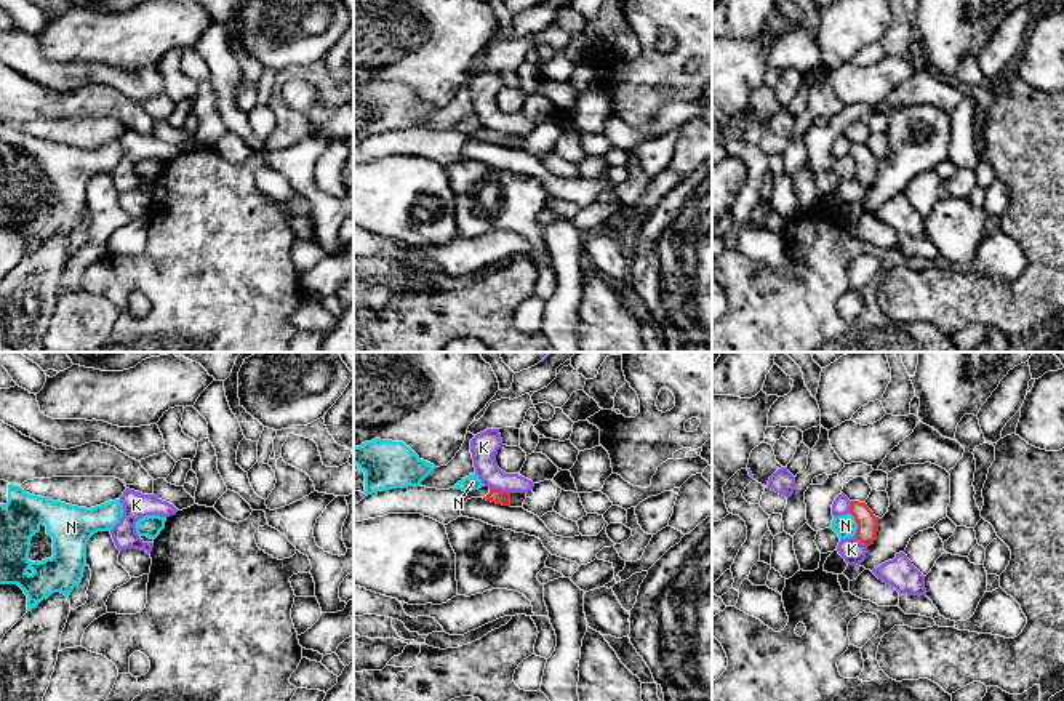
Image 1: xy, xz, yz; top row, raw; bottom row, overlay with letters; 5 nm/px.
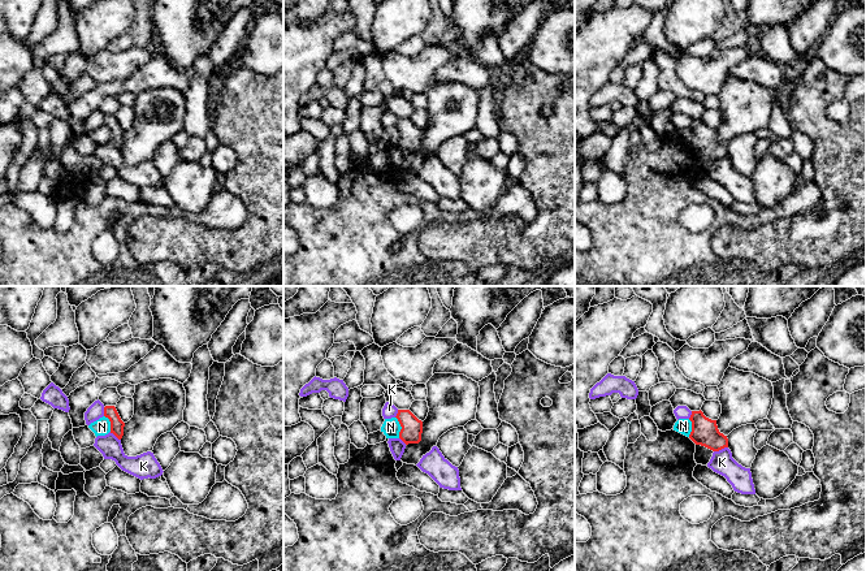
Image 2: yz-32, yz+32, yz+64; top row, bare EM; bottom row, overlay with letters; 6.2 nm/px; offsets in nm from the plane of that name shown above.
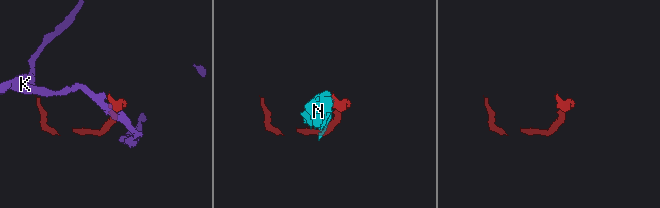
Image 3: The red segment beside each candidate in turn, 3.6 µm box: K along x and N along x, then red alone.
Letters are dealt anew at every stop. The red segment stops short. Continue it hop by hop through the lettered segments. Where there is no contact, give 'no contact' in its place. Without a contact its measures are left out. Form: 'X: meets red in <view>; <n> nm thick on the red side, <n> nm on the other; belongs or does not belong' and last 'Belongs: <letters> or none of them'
K: meets red in xz; 70 nm thick on the red side, 140 nm on the other; does not belong
N: meets red in yz; 110 nm thick on the red side, 110 nm on the other; does not belong
Belongs: none of them

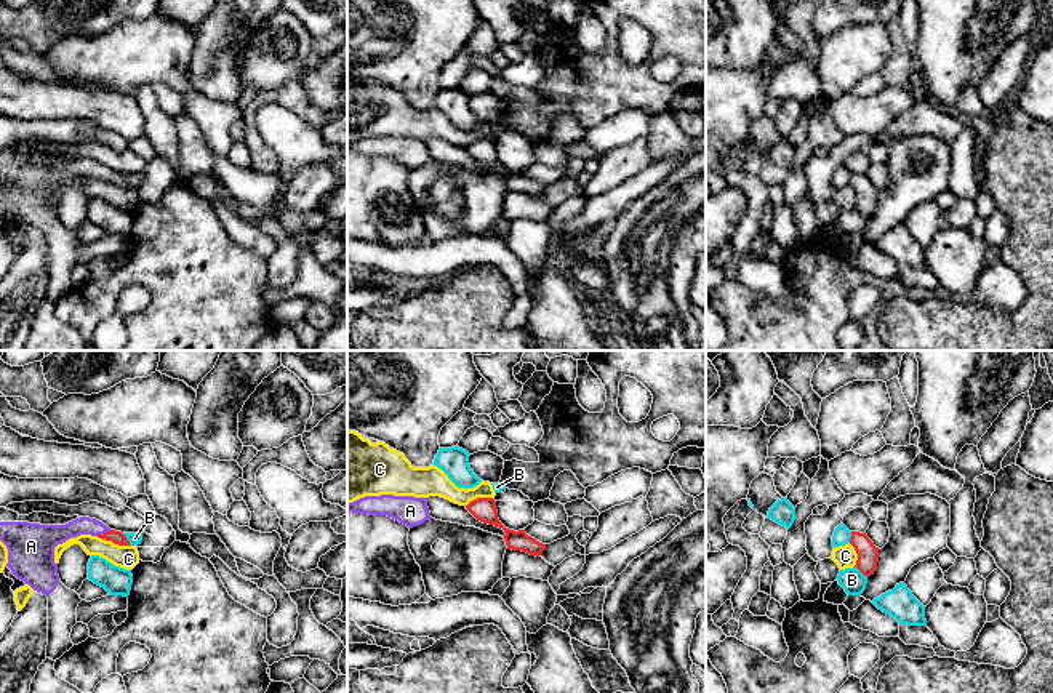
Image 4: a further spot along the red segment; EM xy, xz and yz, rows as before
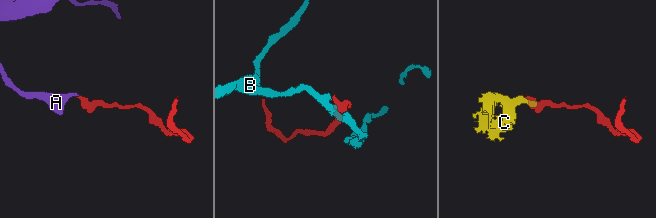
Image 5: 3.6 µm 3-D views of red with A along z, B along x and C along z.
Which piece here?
A: meets red in xy; 70 nm thick on the red side, 100 nm on the other; belongs
B: meets red in yz; 110 nm thick on the red side, 120 nm on the other; does not belong
C: meets red in xy; 70 nm thick on the red side, 120 nm on the other; does not belong
Belongs: A

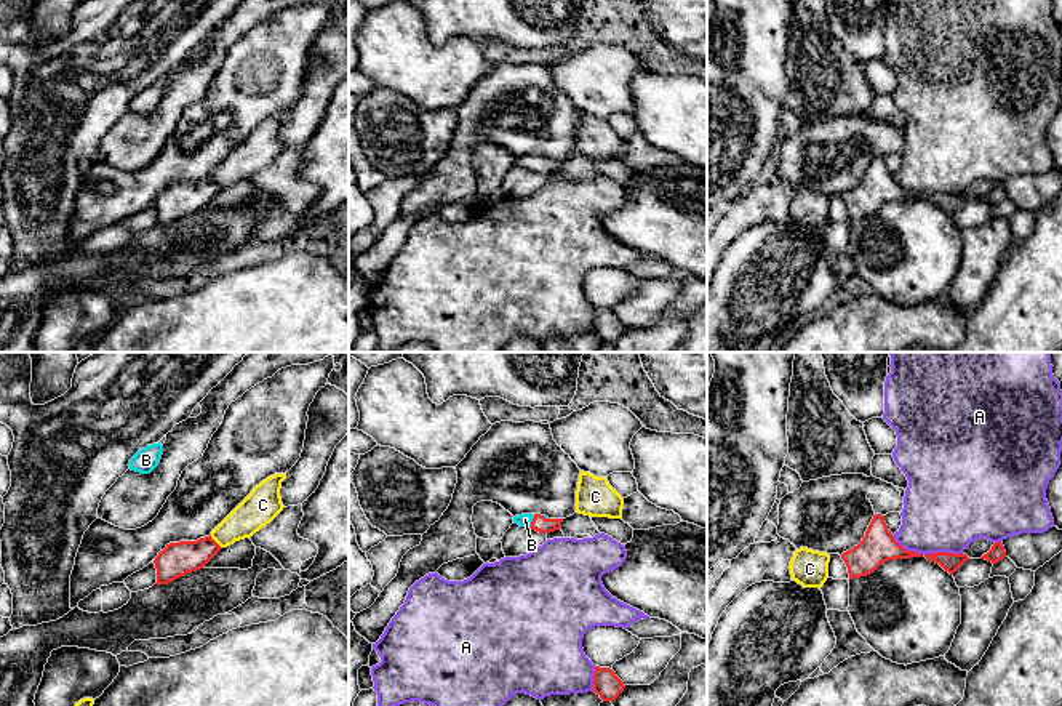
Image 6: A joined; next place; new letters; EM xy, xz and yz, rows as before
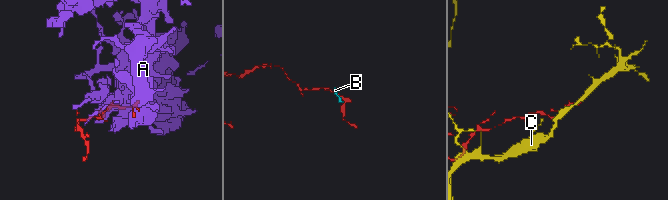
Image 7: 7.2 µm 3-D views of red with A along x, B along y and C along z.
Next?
A: meets red in yz; 100 nm thick on the red side, 420 nm on the other; does not belong
B: meets red in xz; 80 nm thick on the red side, 60 nm on the other; belongs
C: meets red in xy; 170 nm thick on the red side, 170 nm on the other; does not belong
Belongs: B

